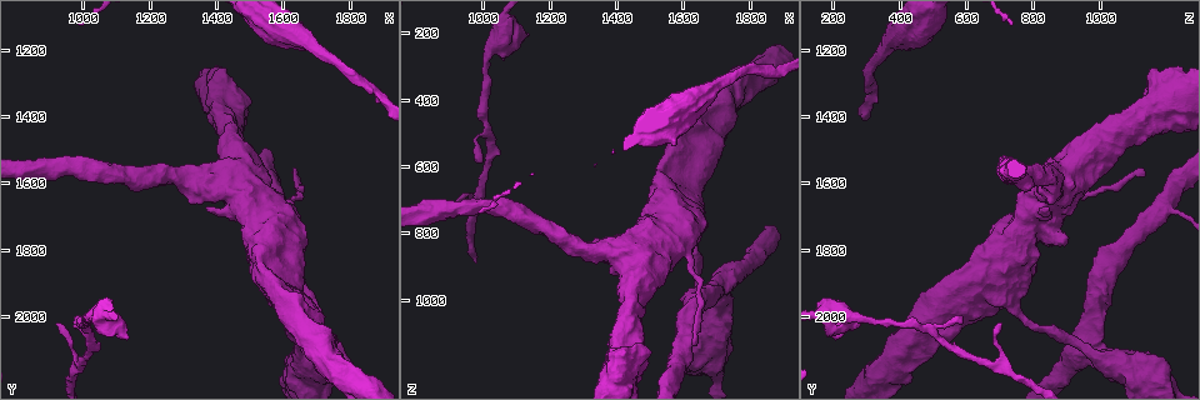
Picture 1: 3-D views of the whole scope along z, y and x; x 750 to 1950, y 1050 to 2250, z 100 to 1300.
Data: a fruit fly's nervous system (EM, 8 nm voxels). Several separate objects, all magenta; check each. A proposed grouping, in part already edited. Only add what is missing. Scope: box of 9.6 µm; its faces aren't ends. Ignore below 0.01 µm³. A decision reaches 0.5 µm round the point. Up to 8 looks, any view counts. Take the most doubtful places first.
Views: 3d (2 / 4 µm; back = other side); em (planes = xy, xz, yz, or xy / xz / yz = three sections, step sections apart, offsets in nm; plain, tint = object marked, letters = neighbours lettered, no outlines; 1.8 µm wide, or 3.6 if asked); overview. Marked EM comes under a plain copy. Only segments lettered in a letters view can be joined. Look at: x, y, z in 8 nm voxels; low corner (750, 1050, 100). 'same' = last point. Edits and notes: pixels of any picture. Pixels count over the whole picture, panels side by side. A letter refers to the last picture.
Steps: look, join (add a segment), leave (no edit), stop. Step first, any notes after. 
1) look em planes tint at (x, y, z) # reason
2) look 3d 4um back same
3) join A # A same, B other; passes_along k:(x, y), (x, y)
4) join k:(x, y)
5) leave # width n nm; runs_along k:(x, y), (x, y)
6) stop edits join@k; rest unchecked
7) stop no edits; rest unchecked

look 3d 2um back at (1060, 1970, 180) # abrupt turn

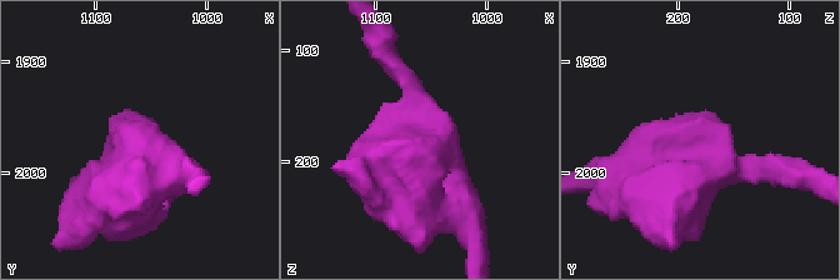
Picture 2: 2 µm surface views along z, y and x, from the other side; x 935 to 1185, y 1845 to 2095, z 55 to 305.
look em planes tint at (1064, 1978, 188)

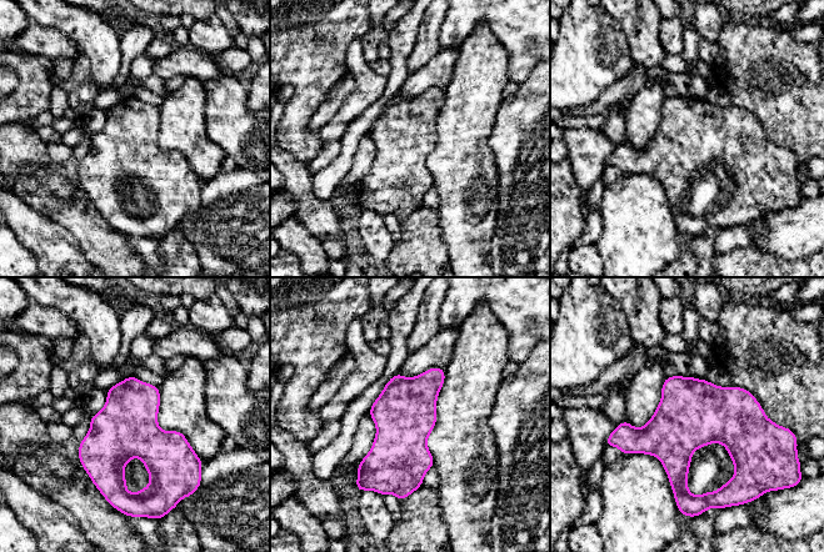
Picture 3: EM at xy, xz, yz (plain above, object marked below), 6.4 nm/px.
look em planes letters same

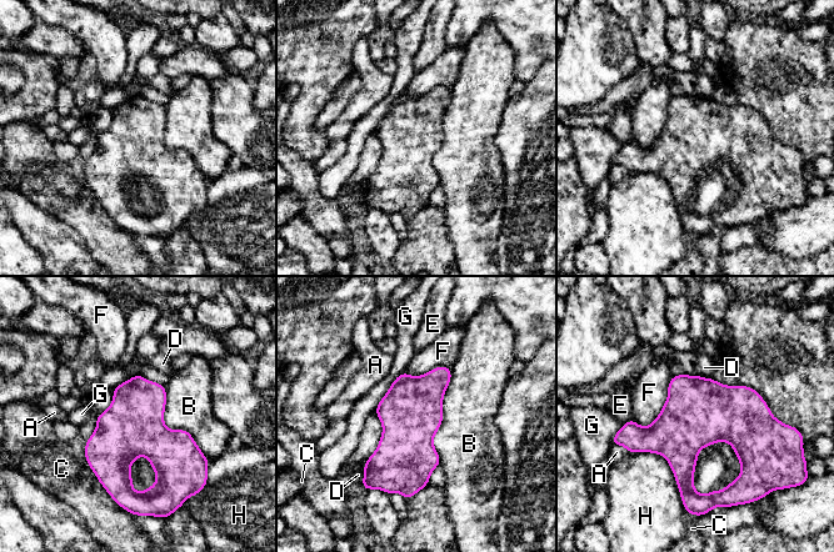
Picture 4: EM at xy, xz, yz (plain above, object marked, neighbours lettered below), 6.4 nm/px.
leave # width 400 nm; A other, B other, C other, D other, E other, F other, G other, H other; border 4:(450, 367), (433, 438), (439, 463); none of them fits

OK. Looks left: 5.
look 3d 4um at (990, 2020, 590) # free end

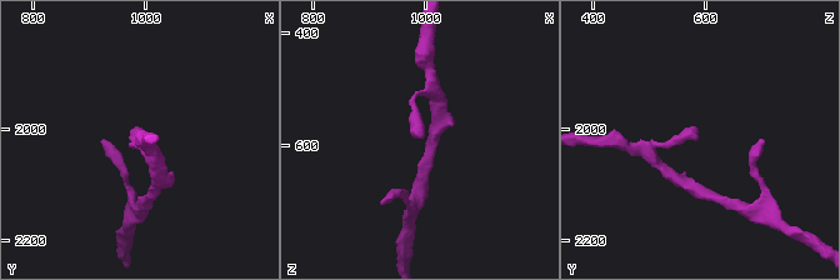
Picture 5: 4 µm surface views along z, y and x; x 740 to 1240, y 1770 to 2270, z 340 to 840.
look em planes tint at (990, 2015, 585)

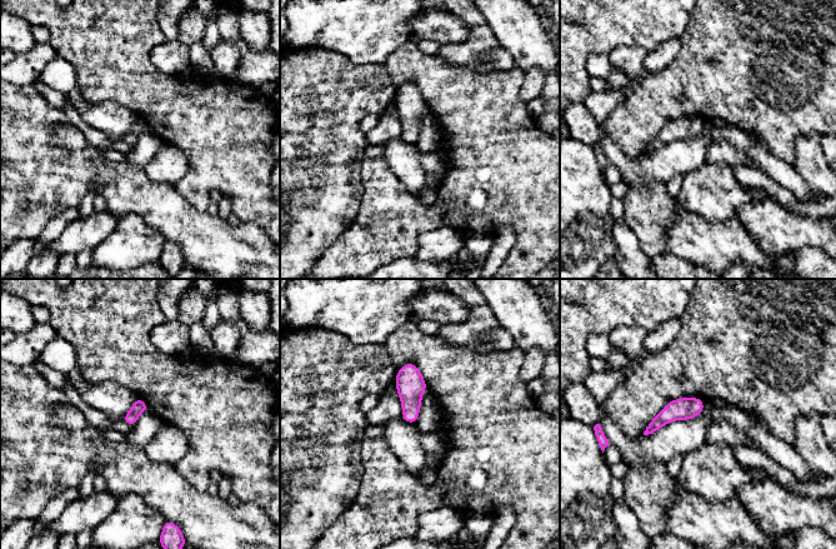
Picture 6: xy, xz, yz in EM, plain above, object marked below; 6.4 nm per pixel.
look em planes letters same

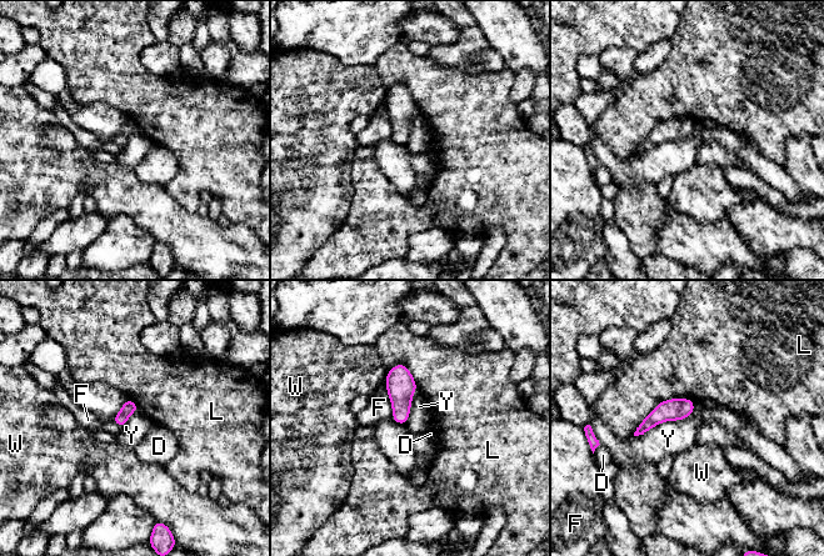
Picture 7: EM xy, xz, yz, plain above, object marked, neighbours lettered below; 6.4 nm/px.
leave # width 90 nm; D other, F other, L other, W other, Y other; border 7:(694, 410), (634, 436); none of them fits

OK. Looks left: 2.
stop no edits; rest unchecked

